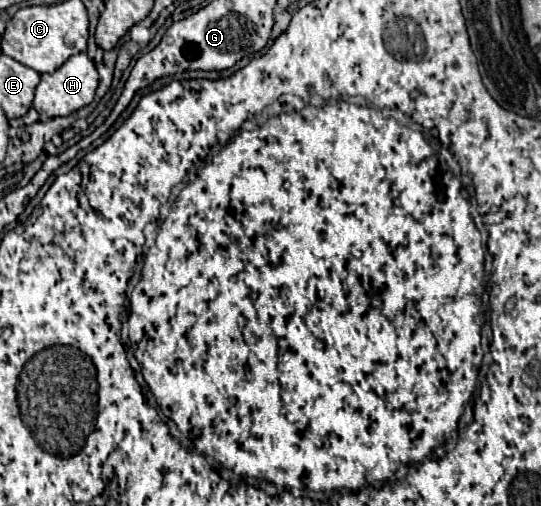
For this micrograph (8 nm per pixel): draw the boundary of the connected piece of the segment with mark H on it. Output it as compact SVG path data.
M86 52L70 56L54 74L42 74L42 80L36 88L34 108L38 112L46 112L50 118L54 116L68 116L94 100L94 92L98 88L98 72L94 62L88 58Z

